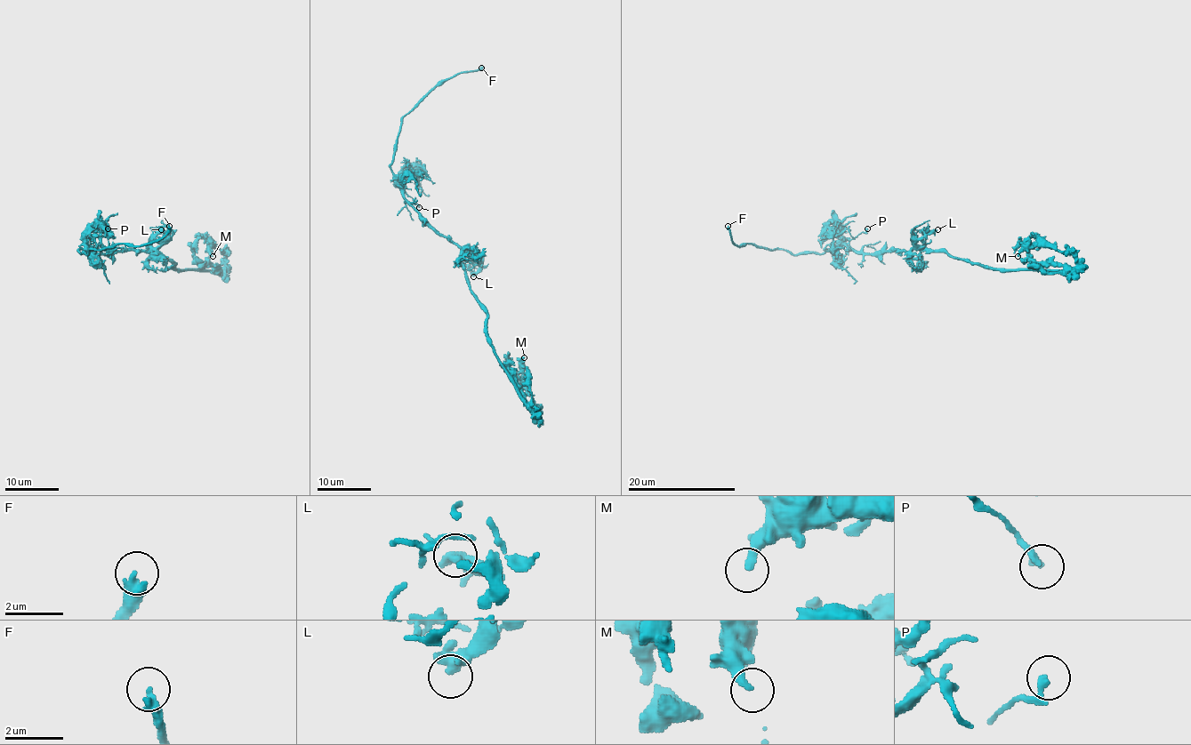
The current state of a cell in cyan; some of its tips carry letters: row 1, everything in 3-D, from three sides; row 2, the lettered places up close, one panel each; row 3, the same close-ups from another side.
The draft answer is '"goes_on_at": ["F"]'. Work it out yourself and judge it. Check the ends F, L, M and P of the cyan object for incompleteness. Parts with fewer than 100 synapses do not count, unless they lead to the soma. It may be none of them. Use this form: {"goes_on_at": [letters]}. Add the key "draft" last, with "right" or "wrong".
{"goes_on_at": ["F"], "draft": "right"}

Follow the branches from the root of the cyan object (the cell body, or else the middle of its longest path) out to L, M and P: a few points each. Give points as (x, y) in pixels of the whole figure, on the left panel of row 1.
L: (148, 251), (156, 250), (166, 240), (168, 235), (161, 229)
M: (148, 251), (153, 250), (176, 268), (221, 270), (224, 256), (216, 247), (211, 248), (213, 256)
P: (148, 251), (118, 250), (95, 253), (90, 242), (108, 228)

